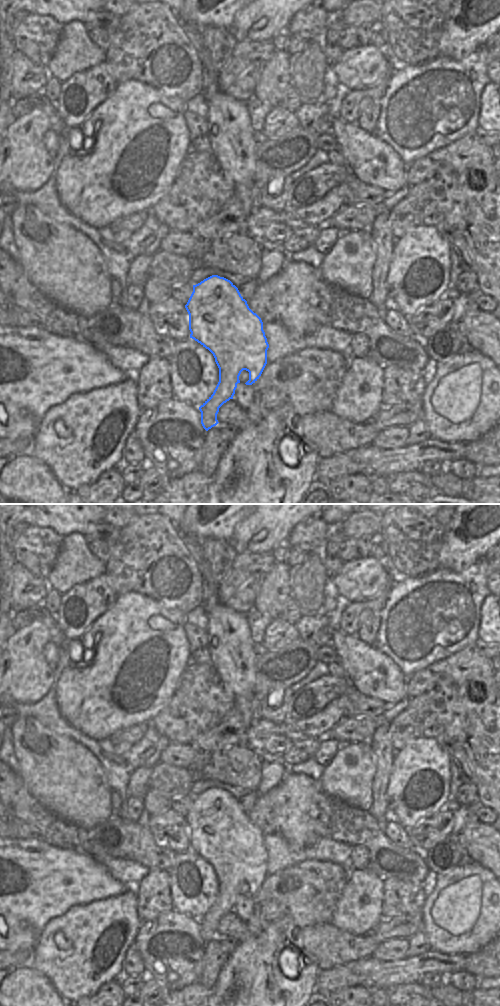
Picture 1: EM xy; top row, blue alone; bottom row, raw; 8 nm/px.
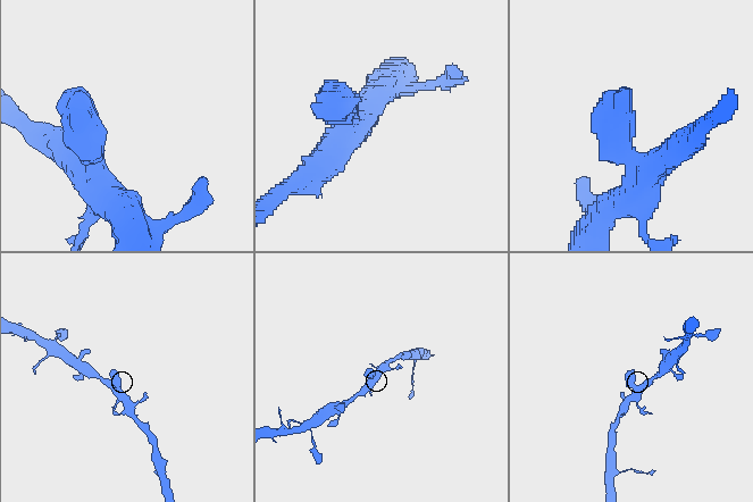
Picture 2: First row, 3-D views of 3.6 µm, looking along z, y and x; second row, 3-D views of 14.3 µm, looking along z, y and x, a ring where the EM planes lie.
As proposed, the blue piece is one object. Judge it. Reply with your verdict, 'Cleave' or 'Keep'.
Keep

